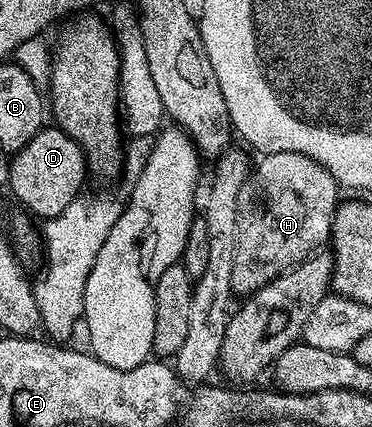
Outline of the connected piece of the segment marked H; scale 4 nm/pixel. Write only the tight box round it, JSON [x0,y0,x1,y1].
[232,152,341,296]

